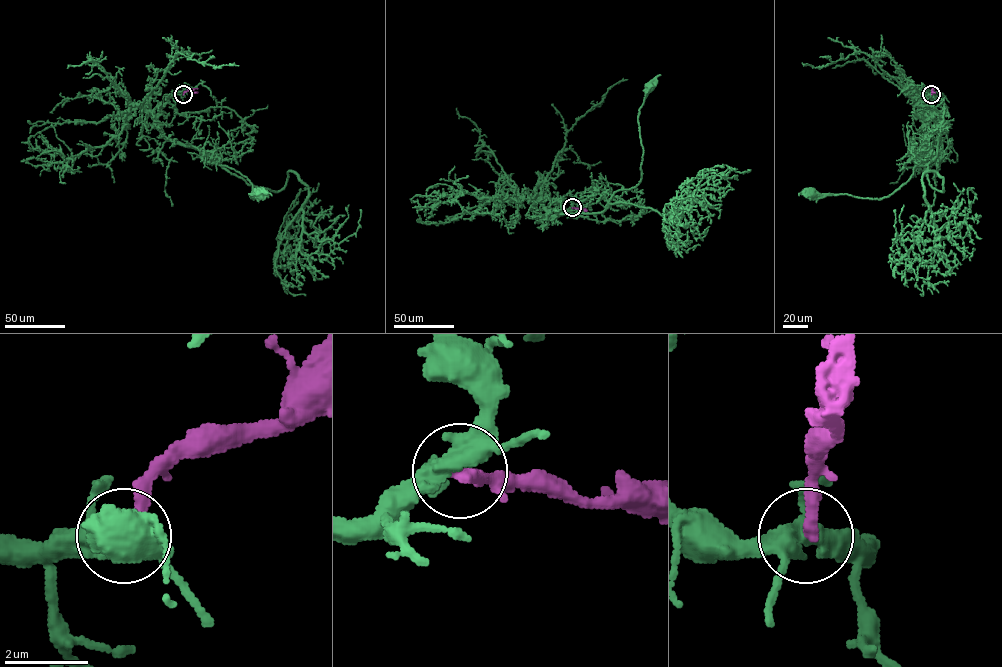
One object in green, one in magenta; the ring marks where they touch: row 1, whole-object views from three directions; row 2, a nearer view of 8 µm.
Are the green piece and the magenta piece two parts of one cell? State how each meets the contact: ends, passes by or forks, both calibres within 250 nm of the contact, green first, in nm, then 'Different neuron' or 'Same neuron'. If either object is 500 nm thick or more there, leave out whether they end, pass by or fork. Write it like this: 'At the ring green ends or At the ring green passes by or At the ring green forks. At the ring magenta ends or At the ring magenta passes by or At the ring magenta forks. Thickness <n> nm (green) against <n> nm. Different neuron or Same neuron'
At the ring green forks. At the ring magenta ends. Thickness 420 nm (green) against 300 nm. Same neuron

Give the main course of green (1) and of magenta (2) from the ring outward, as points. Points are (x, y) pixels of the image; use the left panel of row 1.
1: (182, 94), (172, 94), (158, 115), (162, 133), (245, 176), (252, 198), (249, 194), (260, 193)
2: (183, 94), (189, 90), (198, 92)

